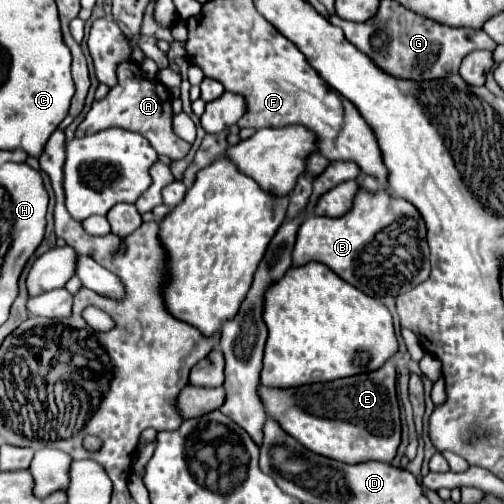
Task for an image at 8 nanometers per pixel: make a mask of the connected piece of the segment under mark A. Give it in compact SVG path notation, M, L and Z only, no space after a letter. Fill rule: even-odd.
M133 59L119 63L117 79L119 83L101 101L93 101L89 113L77 127L75 137L87 137L109 127L121 127L121 129L143 135L159 155L167 155L169 159L183 159L189 153L191 145L173 133L173 127L171 127L173 109L171 109L169 89L163 83L145 79L141 75L139 63L135 63Z

